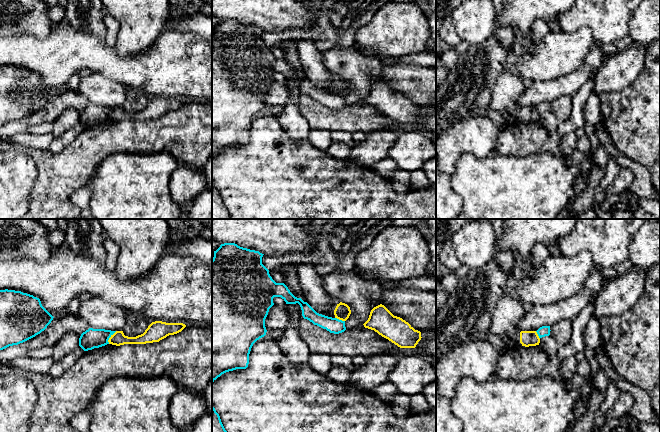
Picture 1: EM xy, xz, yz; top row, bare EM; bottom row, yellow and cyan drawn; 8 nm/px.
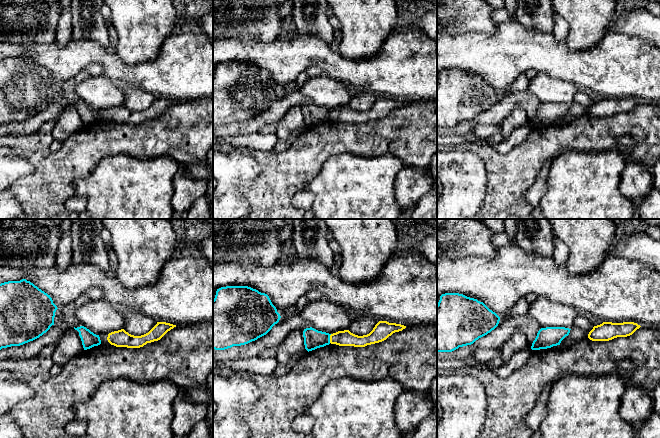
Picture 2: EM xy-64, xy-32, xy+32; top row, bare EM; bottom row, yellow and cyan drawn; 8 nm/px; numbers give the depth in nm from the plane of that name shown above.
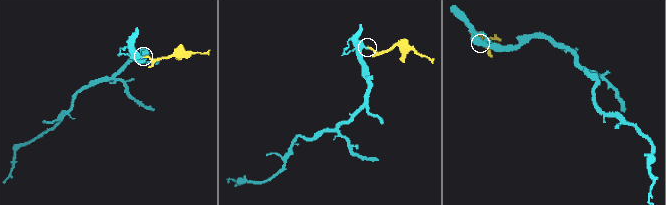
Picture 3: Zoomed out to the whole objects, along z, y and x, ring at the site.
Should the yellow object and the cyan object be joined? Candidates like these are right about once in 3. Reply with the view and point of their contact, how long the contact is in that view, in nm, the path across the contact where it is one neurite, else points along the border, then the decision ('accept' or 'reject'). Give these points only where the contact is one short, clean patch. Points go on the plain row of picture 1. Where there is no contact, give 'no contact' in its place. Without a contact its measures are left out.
meets yellow in xy at (110, 113); contact 120 nm long; border along xy (116, 107), (109, 114), (108, 119); reject

